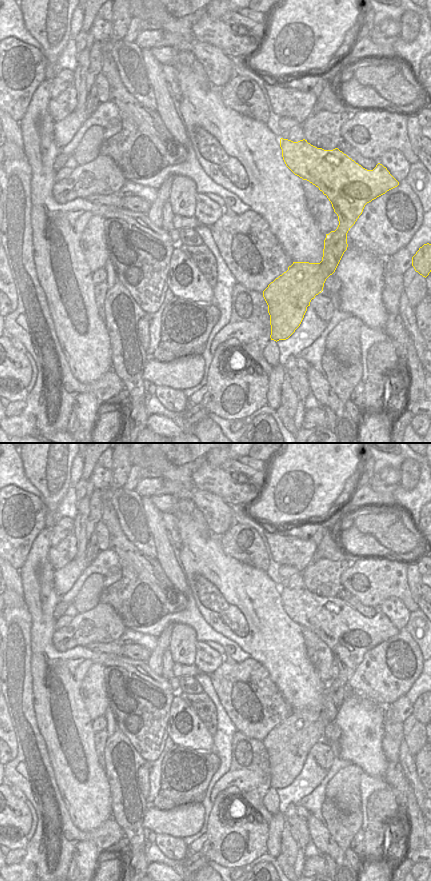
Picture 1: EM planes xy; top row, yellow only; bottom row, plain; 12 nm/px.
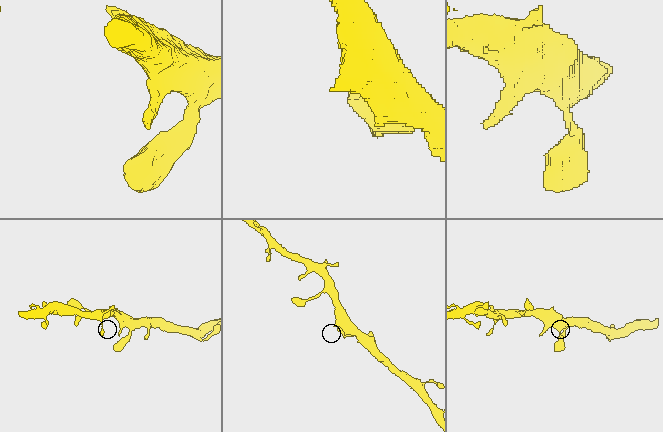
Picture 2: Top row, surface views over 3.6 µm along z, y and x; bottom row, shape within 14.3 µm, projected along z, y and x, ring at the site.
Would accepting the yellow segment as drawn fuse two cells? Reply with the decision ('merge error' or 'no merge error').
no merge error

